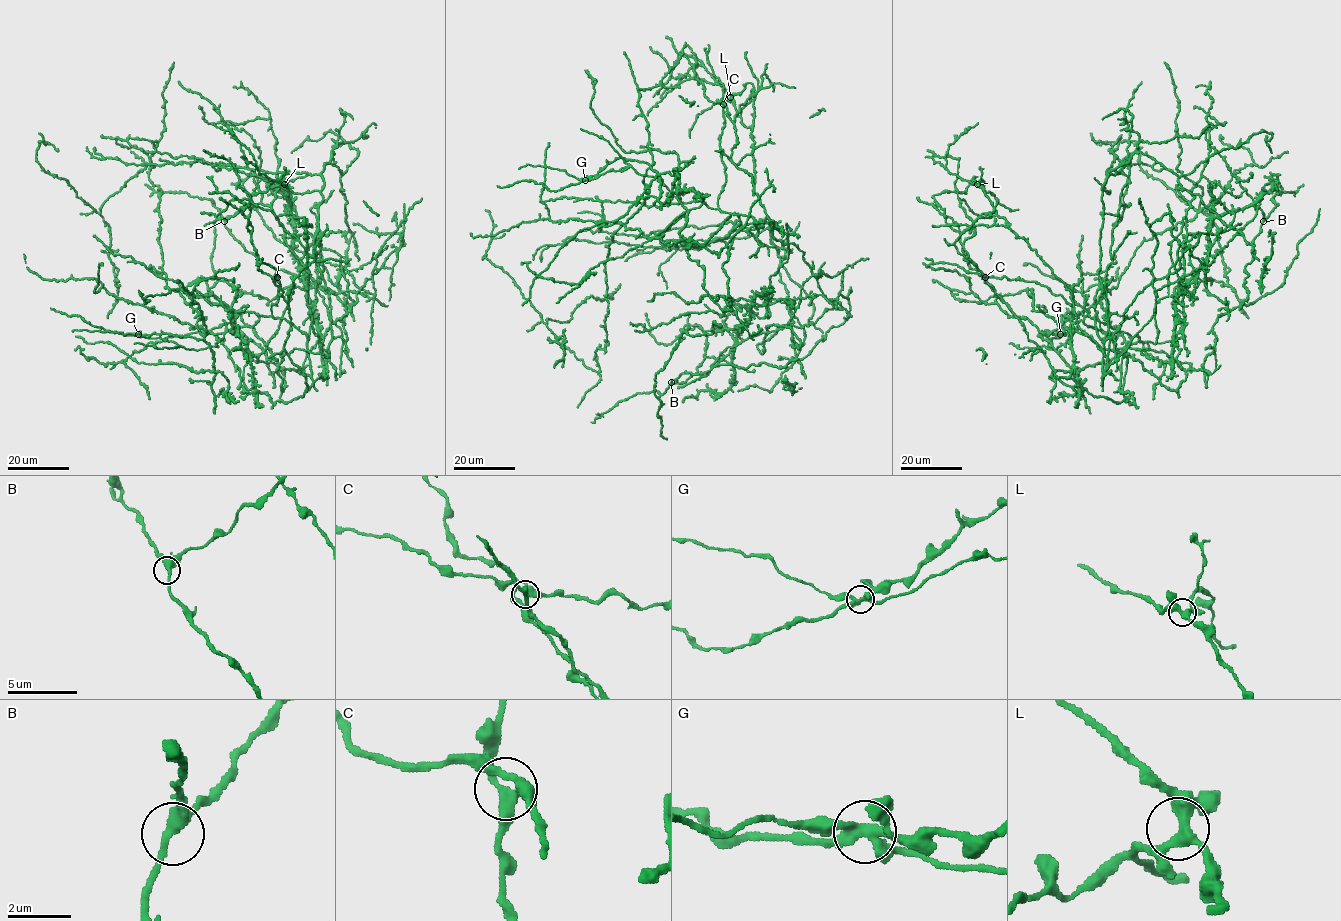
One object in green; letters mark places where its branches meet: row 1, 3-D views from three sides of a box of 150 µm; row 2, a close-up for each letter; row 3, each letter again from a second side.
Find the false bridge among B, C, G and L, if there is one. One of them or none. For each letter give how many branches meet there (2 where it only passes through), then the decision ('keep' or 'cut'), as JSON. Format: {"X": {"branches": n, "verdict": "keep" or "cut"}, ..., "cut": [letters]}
{"B": {"branches": 4, "verdict": "keep"}, "C": {"branches": 4, "verdict": "keep"}, "G": {"branches": 4, "verdict": "cut"}, "L": {"branches": 4, "verdict": "keep"}, "cut": ["G"]}

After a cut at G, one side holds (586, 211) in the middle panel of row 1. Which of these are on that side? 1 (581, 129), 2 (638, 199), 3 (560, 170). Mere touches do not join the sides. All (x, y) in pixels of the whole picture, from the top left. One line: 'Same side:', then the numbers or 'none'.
Same side: 2

